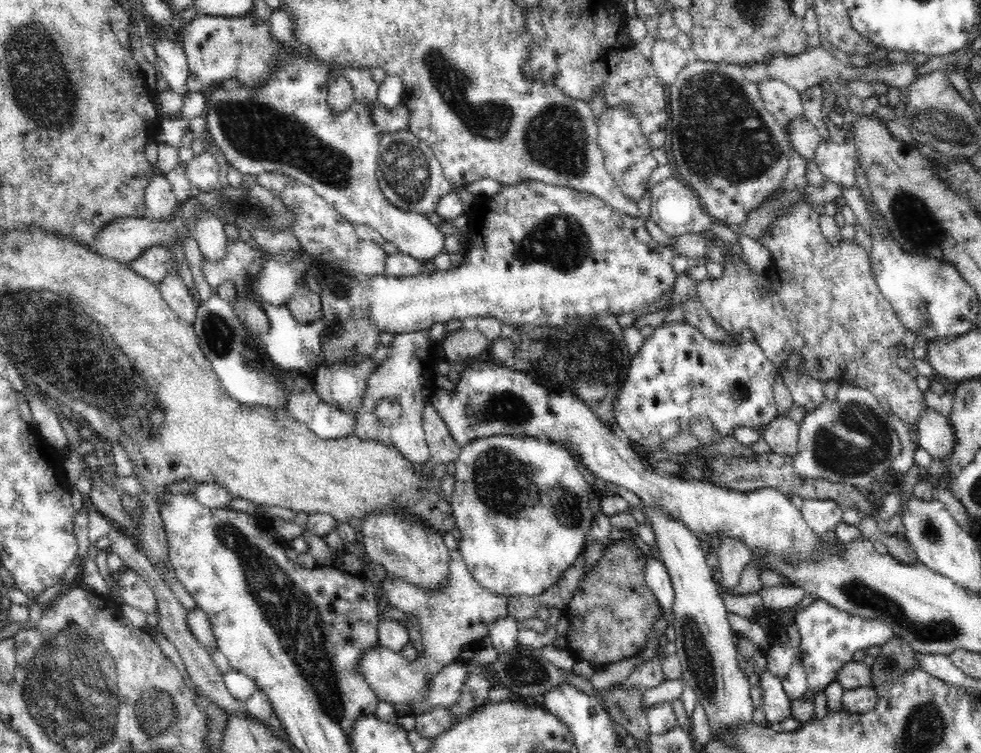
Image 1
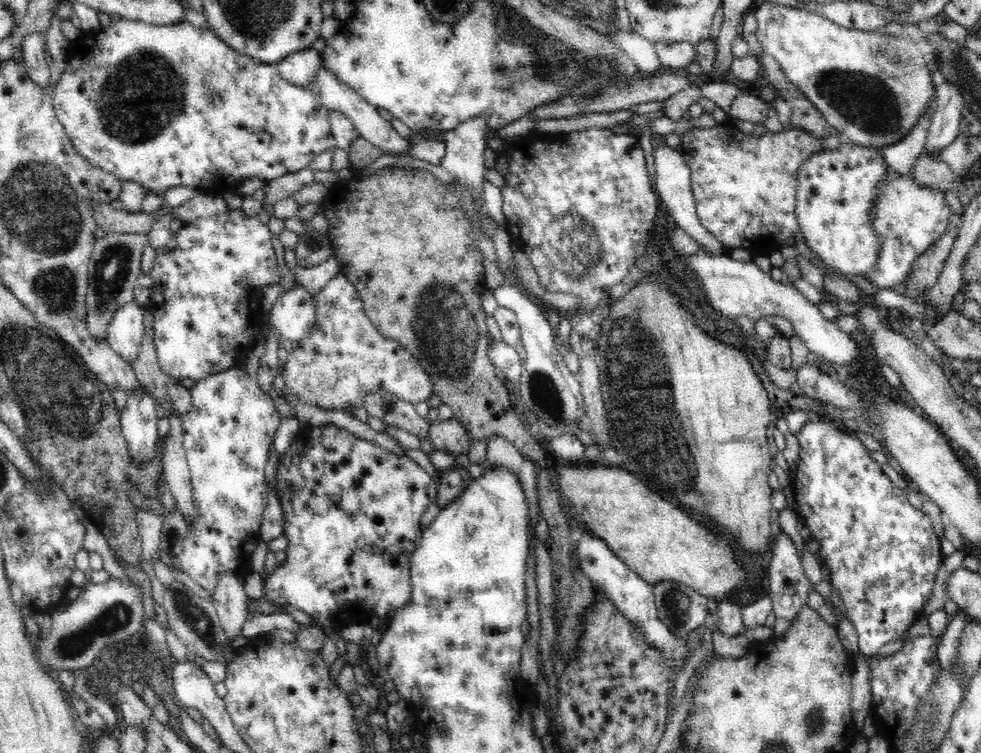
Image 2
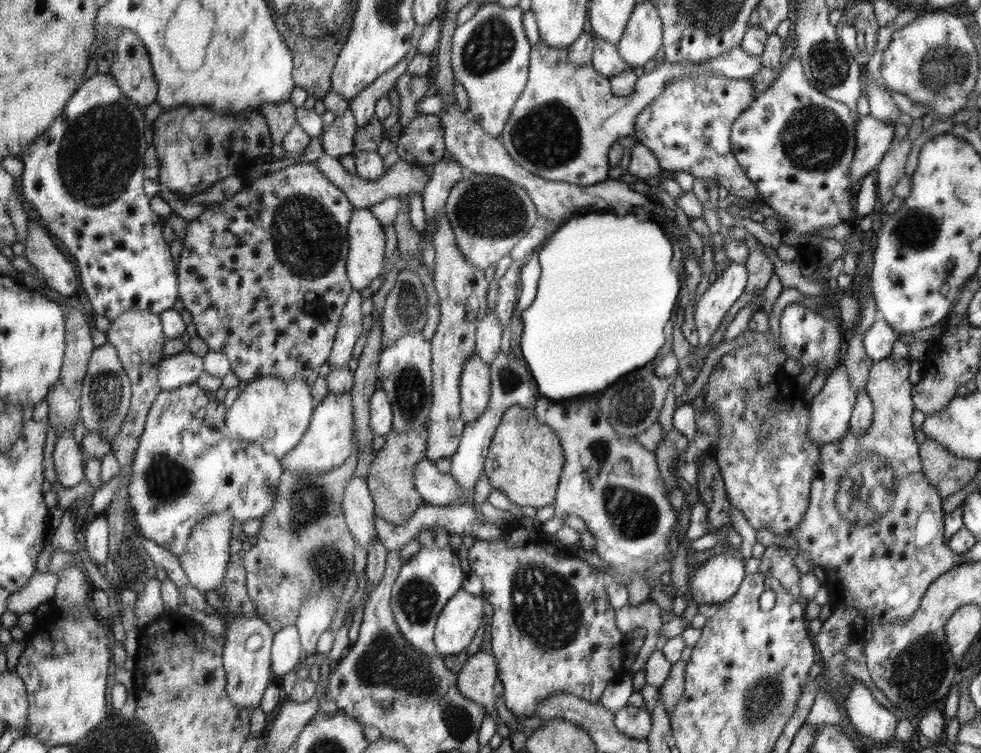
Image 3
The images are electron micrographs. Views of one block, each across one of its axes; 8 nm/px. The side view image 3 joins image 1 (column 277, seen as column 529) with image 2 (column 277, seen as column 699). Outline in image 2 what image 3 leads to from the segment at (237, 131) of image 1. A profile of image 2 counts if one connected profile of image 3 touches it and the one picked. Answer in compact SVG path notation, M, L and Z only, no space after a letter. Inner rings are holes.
M312 47L286 56L277 67L286 82L308 88L312 78L316 78L321 63L321 54Z

